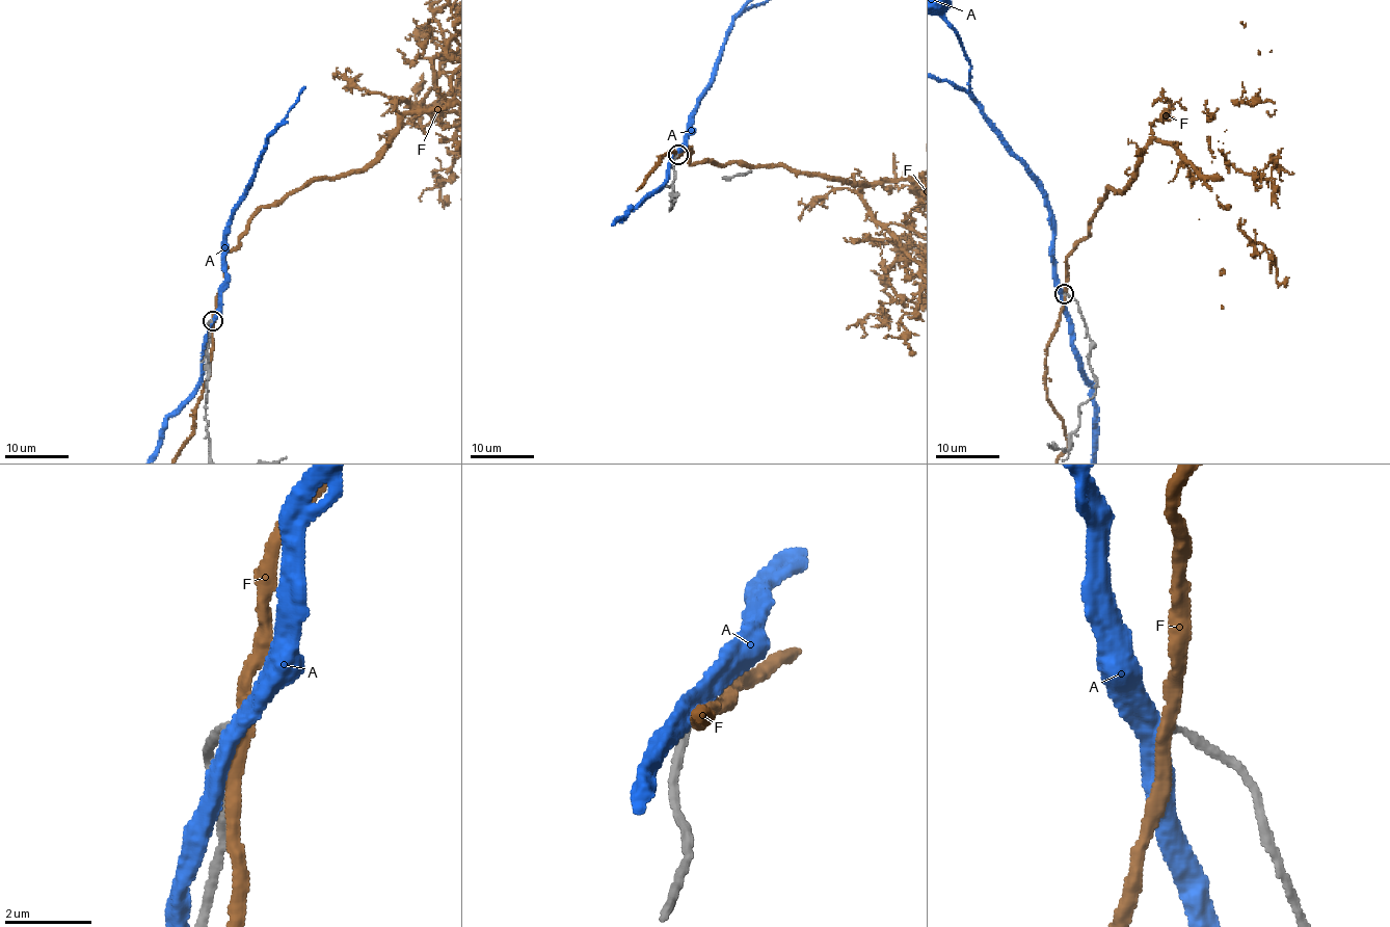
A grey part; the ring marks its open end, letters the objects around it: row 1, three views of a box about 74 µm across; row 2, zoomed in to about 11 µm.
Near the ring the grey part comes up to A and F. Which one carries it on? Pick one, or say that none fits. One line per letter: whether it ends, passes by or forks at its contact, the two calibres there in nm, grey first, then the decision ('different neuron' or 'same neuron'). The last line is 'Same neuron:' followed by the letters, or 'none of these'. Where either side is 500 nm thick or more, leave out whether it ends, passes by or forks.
A: it passes by; 160 nm thick on the grey side, 420 nm on the other; different neuron
F: it passes by; 160 nm thick on the grey side, 320 nm on the other; different neuron
Same neuron: none of these

